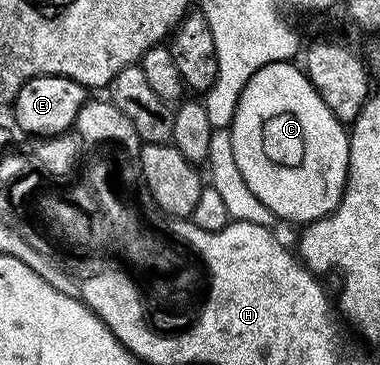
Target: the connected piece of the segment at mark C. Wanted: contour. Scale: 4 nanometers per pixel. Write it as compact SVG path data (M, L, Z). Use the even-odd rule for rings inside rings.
M274 62L256 71L243 87L243 93L239 97L238 106L235 109L235 117L230 122L229 131L231 135L232 147L235 149L236 164L240 169L240 174L244 177L244 182L252 189L252 194L268 207L268 211L274 213L275 218L286 221L302 221L309 223L319 221L322 217L329 217L334 212L334 208L340 203L342 192L346 186L346 172L348 171L348 159L350 158L350 138L343 122L337 121L332 115L332 111L318 97L314 90L314 85L310 78L306 76L301 68L298 69L294 63Z

